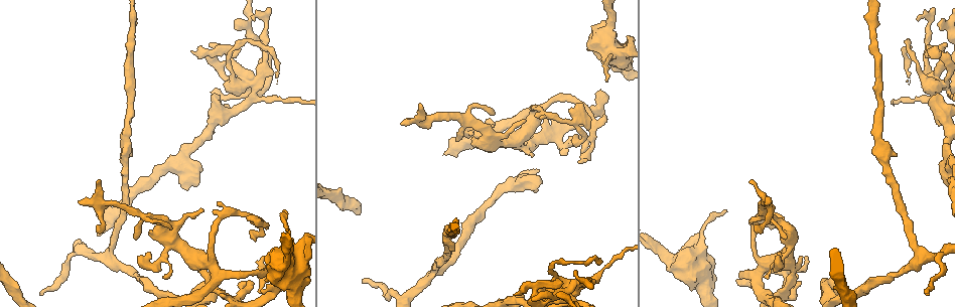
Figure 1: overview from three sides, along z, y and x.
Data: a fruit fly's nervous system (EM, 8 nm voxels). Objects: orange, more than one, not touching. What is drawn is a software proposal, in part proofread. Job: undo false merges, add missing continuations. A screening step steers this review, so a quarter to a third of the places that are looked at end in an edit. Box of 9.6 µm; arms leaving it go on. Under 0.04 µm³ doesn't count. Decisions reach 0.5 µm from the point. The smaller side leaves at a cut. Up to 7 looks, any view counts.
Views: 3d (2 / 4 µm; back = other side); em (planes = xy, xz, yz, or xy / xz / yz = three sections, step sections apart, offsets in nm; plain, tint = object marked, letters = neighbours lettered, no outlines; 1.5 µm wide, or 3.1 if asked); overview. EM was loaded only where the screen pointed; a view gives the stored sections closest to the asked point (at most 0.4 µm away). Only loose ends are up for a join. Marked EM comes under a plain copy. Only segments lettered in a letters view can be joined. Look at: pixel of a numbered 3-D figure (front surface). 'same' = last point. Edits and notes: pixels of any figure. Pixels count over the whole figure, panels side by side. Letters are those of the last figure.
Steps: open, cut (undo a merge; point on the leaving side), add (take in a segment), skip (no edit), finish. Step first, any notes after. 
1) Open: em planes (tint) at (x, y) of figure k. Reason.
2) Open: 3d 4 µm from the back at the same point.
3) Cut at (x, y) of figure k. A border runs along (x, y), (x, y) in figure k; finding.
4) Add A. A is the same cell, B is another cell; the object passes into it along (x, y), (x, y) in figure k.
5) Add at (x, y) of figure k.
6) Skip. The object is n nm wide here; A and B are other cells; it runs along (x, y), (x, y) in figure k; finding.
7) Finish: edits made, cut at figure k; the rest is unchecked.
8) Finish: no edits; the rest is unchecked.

Open: em planes (letters) at (403, 123) of figure 1. Branch stops here.

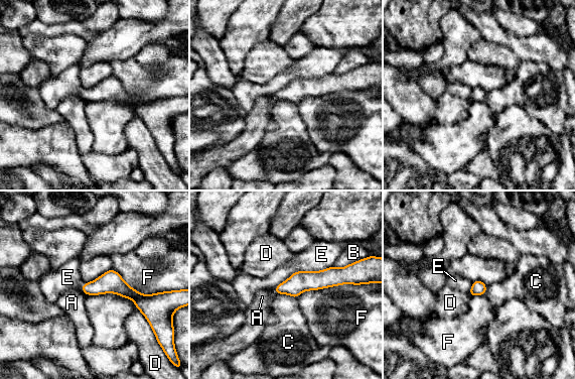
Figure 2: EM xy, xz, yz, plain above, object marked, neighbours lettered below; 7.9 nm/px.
Skip. The longest contact is with E, 500 nm; A, B, C, D, E and F are other cells; it runs along (345, 276), (299, 281), (277, 289) in figure 2; no lettered segment goes on from it.

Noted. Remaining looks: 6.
Open: em xz step 4 (tint) at (362, 281) of figure 1. Branch stops here.

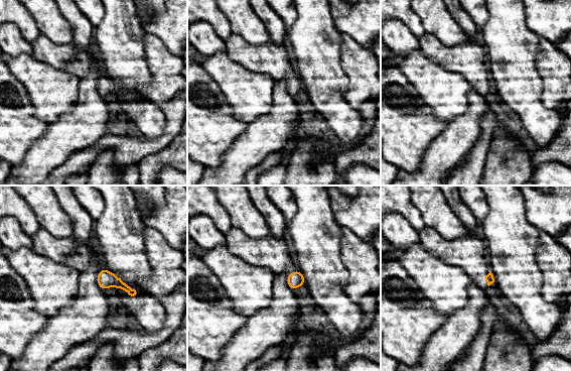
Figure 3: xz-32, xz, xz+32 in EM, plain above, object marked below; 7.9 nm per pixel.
Open: em planes (letters) at the same point.

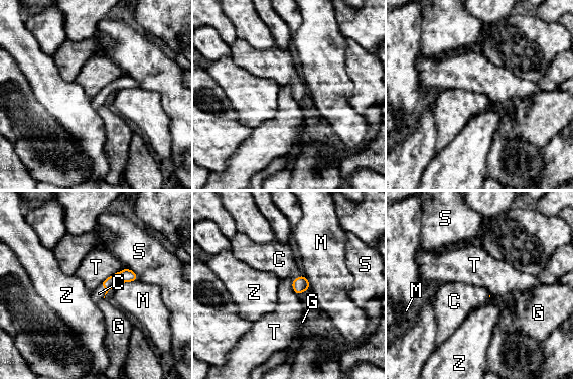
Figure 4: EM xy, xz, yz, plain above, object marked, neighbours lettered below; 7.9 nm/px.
Add C. C is the same cell, G, M, S, T and Z are other cells; the object passes into it along (126, 275), (106, 290), (99, 293) in figure 4; it goes on there.

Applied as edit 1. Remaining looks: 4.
Open: overview. See it whole again.

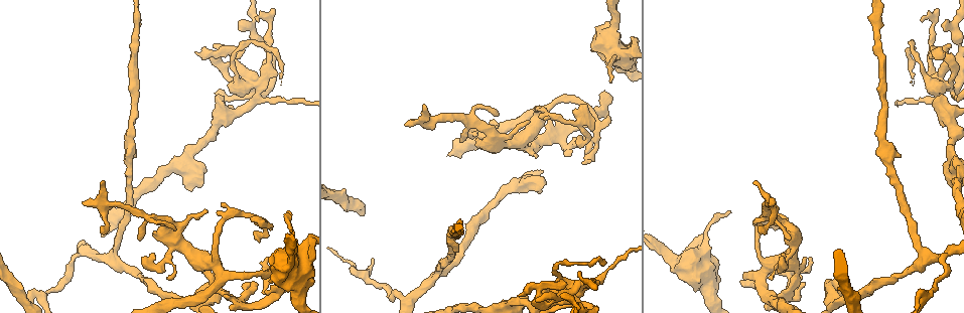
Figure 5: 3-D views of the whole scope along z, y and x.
Open: 3d 4 µm at (613, 27) of figure 5. Thick turns thin.

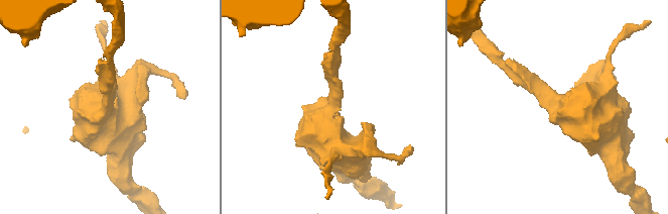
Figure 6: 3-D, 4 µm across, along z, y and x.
Open: em yz step 8 (tint) at (109, 98) of figure 6.

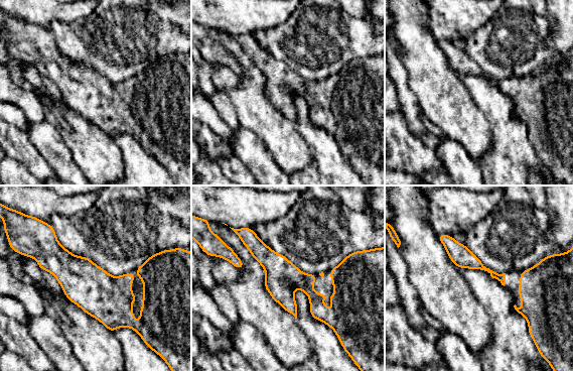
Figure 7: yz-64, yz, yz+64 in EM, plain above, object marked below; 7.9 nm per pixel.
Open: em planes (letters) at the same point. Cut it another way.

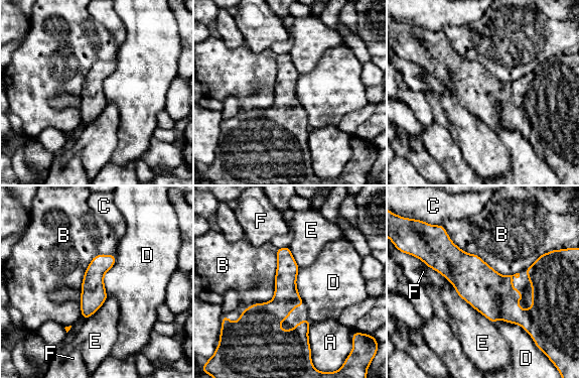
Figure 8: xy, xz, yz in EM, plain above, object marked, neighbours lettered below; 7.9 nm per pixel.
Skip. A, B, C, D, E and F are other cells; a border runs along (116, 255), (104, 274), (107, 295) in figure 8; one neuron here.

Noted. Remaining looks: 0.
Finish: edits made, add at figure 4; the rest is unchecked.

